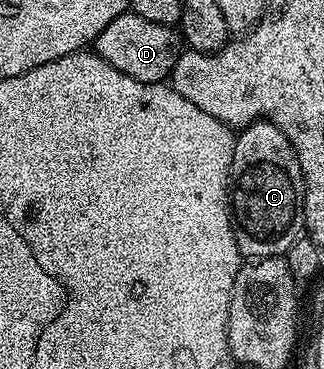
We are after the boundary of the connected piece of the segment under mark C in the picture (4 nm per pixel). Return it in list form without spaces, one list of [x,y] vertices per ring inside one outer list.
[[[256,120],[254,124],[248,124],[246,128],[240,129],[236,133],[233,142],[233,170],[231,173],[231,215],[233,217],[233,233],[237,239],[237,245],[241,251],[242,257],[256,258],[262,260],[268,256],[284,257],[286,250],[296,242],[302,239],[305,227],[305,175],[301,173],[299,166],[299,158],[295,154],[295,150],[291,146],[291,142],[283,134],[283,130],[279,130],[274,124],[270,124],[268,120]]]

